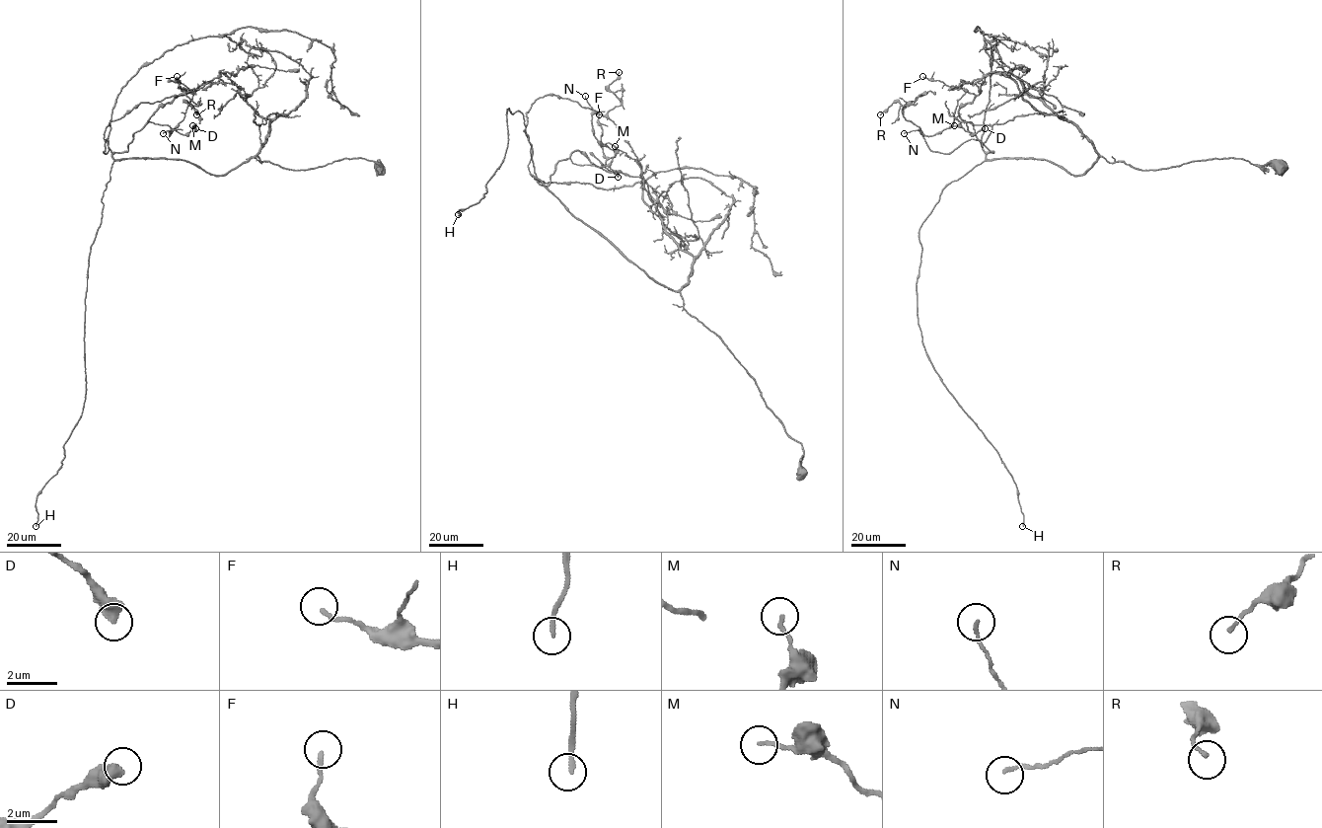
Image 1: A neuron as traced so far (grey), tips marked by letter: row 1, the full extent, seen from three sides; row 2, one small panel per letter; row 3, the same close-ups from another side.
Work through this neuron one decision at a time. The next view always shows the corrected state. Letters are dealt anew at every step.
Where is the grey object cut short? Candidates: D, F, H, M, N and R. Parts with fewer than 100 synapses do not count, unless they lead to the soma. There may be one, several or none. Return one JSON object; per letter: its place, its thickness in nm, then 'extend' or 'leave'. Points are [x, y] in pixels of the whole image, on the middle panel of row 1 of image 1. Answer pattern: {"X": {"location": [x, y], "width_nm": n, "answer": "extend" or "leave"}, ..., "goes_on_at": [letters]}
{"D": {"location": [618, 177], "width_nm": 550, "answer": "leave"}, "F": {"location": [599, 114], "width_nm": 160, "answer": "leave"}, "H": {"location": [458, 214], "width_nm": 170, "answer": "extend"}, "M": {"location": [615, 146], "width_nm": 120, "answer": "leave"}, "N": {"location": [585, 96], "width_nm": 120, "answer": "leave"}, "R": {"location": [619, 72], "width_nm": 130, "answer": "leave"}, "goes_on_at": ["H"]}

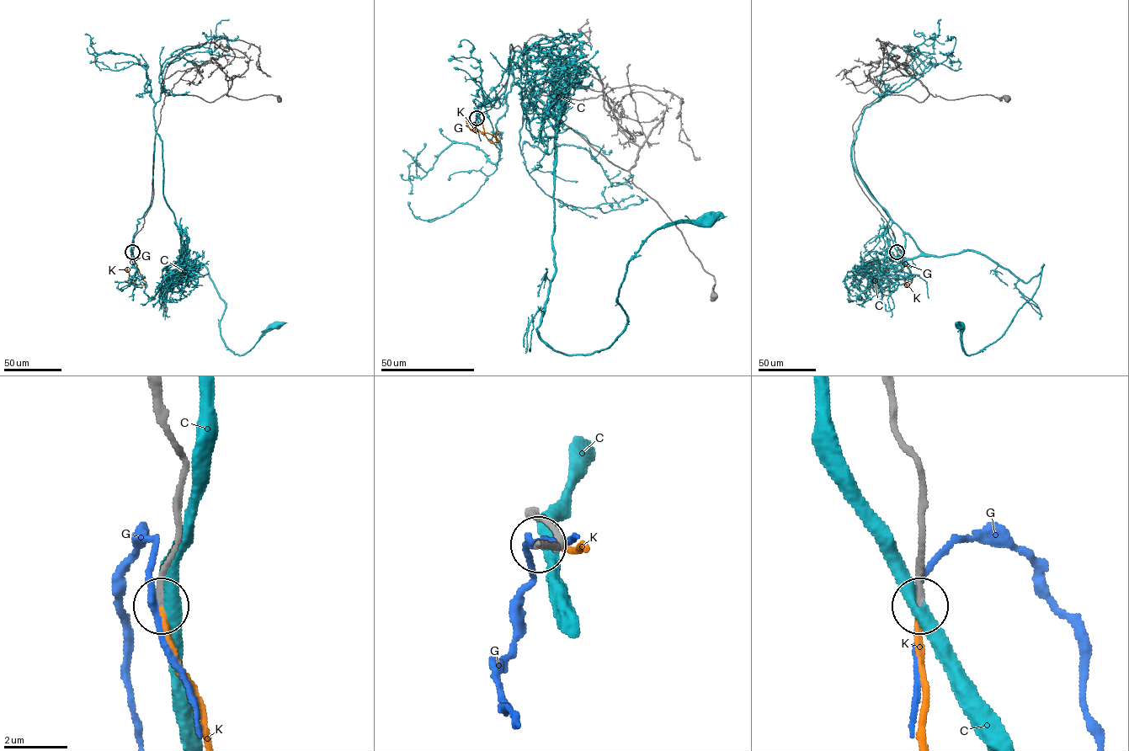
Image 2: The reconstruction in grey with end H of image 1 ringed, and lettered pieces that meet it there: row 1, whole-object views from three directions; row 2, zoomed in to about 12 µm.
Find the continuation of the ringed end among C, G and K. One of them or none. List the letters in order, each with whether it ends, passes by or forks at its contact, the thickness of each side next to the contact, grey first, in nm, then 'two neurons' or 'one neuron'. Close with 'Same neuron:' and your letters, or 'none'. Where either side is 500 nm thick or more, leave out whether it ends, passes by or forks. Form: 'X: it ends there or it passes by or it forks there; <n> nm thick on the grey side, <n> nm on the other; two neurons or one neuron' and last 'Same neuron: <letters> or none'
C: it passes by; 200 nm thick on the grey side, 440 nm on the other; two neurons
G: it passes by; 200 nm thick on the grey side, 220 nm on the other; two neurons
K: it ends there; 170 nm thick on the grey side, 190 nm on the other; one neuron
Same neuron: K

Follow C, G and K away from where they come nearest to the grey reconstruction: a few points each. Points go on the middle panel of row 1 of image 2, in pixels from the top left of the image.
C: (476, 118), (525, 44), (555, 130), (555, 274), (537, 328), (554, 349), (607, 348), (640, 245), (710, 221)
G: (476, 118), (474, 127), (481, 141)
K: (476, 118), (481, 119), (487, 140), (491, 143), (498, 141), (489, 133), (471, 130), (465, 120)

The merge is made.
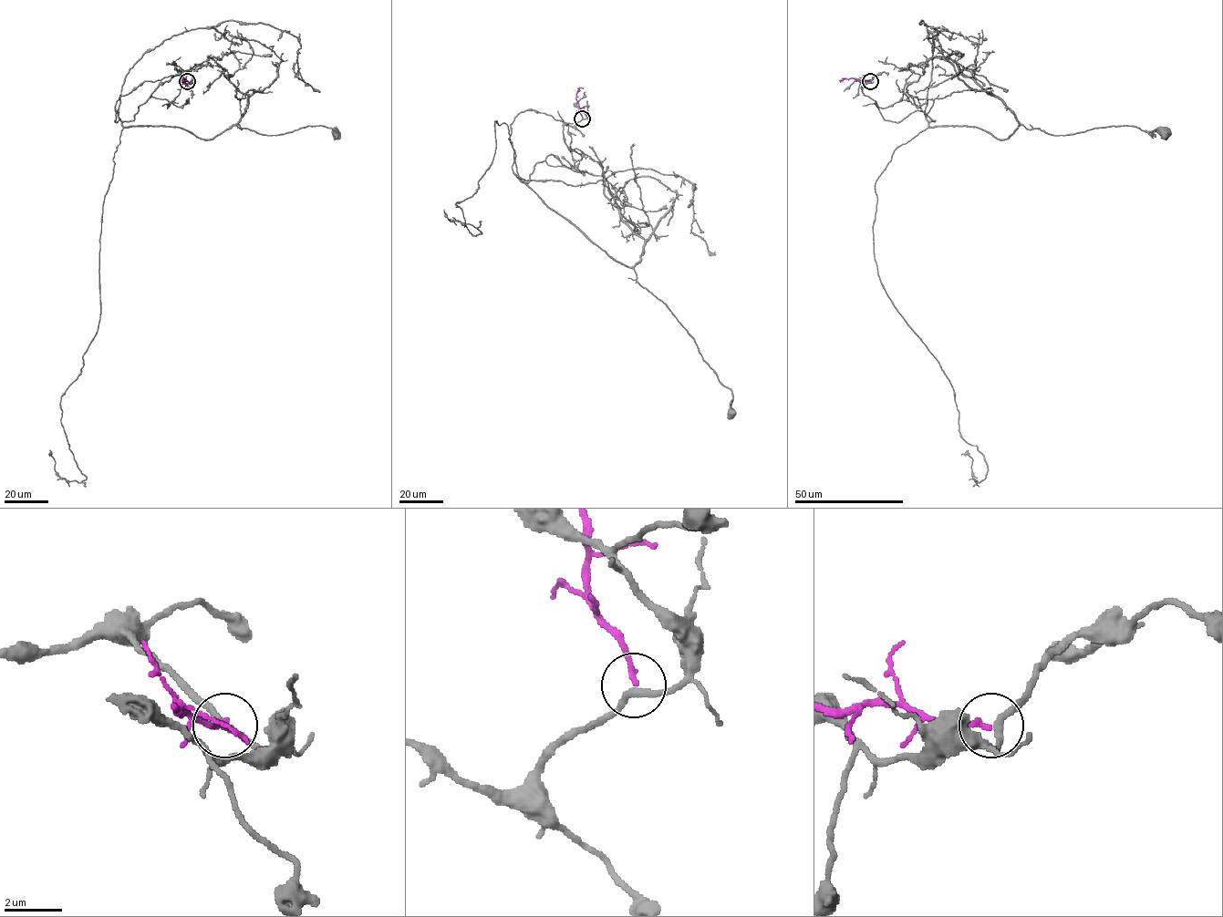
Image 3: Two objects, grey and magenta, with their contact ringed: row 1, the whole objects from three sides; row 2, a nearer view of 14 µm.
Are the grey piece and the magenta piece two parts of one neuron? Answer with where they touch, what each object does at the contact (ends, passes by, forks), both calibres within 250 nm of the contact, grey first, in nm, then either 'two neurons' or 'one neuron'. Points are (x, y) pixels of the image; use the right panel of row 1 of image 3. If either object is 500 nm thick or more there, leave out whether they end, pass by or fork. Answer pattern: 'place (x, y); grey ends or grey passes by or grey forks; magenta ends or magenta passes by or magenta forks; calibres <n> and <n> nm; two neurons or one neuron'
place (870, 81); grey passes by; magenta ends; calibres 220 and 200 nm; two neurons

